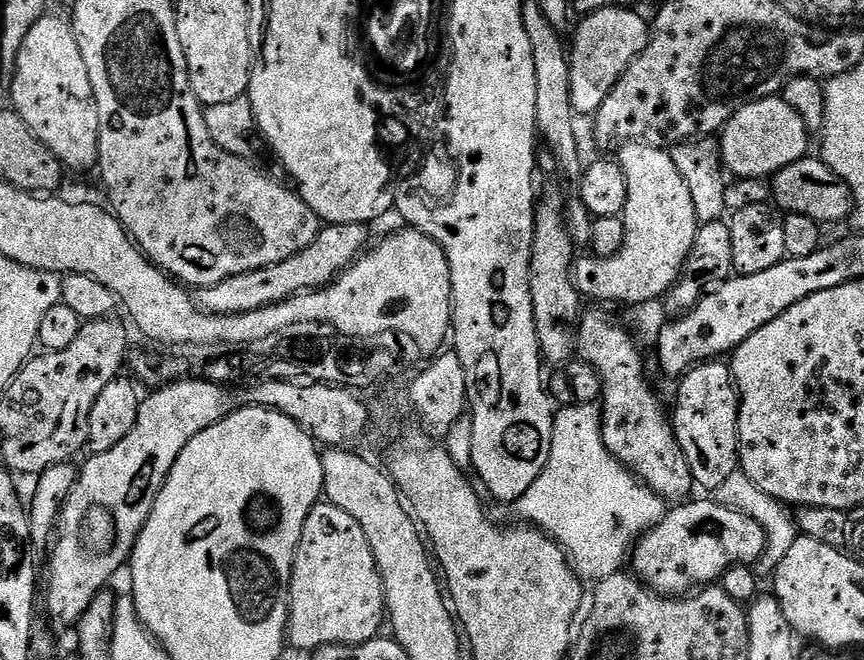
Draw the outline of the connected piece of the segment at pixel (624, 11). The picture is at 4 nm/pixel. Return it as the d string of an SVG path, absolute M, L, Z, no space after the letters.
M603 8L589 12L570 36L570 98L572 111L581 117L591 117L602 106L602 102L614 90L614 86L626 74L626 70L646 50L650 35L650 24L632 8Z

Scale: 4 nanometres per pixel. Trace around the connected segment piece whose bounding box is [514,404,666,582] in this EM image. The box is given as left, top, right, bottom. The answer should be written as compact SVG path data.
M569 404L556 412L554 434L550 442L550 458L534 486L514 501L514 509L521 521L533 525L552 537L564 549L569 564L581 581L599 582L610 578L625 567L630 549L635 541L651 530L666 511L666 502L657 492L651 492L648 485L637 480L624 465L610 454L604 444L600 429L601 409L596 404Z

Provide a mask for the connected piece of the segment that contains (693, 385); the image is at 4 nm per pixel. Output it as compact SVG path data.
M719 359L709 360L689 368L679 384L676 409L670 412L672 432L682 454L686 454L693 481L699 487L701 484L704 488L715 490L730 474L737 472L740 463L740 394L732 379L732 369Z

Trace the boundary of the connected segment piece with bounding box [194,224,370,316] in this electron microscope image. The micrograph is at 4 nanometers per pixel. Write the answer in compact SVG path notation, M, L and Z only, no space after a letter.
M329 224L321 227L314 242L310 242L306 250L294 254L294 258L286 258L286 262L262 266L262 270L250 270L246 274L234 274L234 278L226 278L209 288L195 289L196 306L200 311L215 316L250 314L288 300L300 292L324 288L364 255L370 244L368 231L367 224Z

